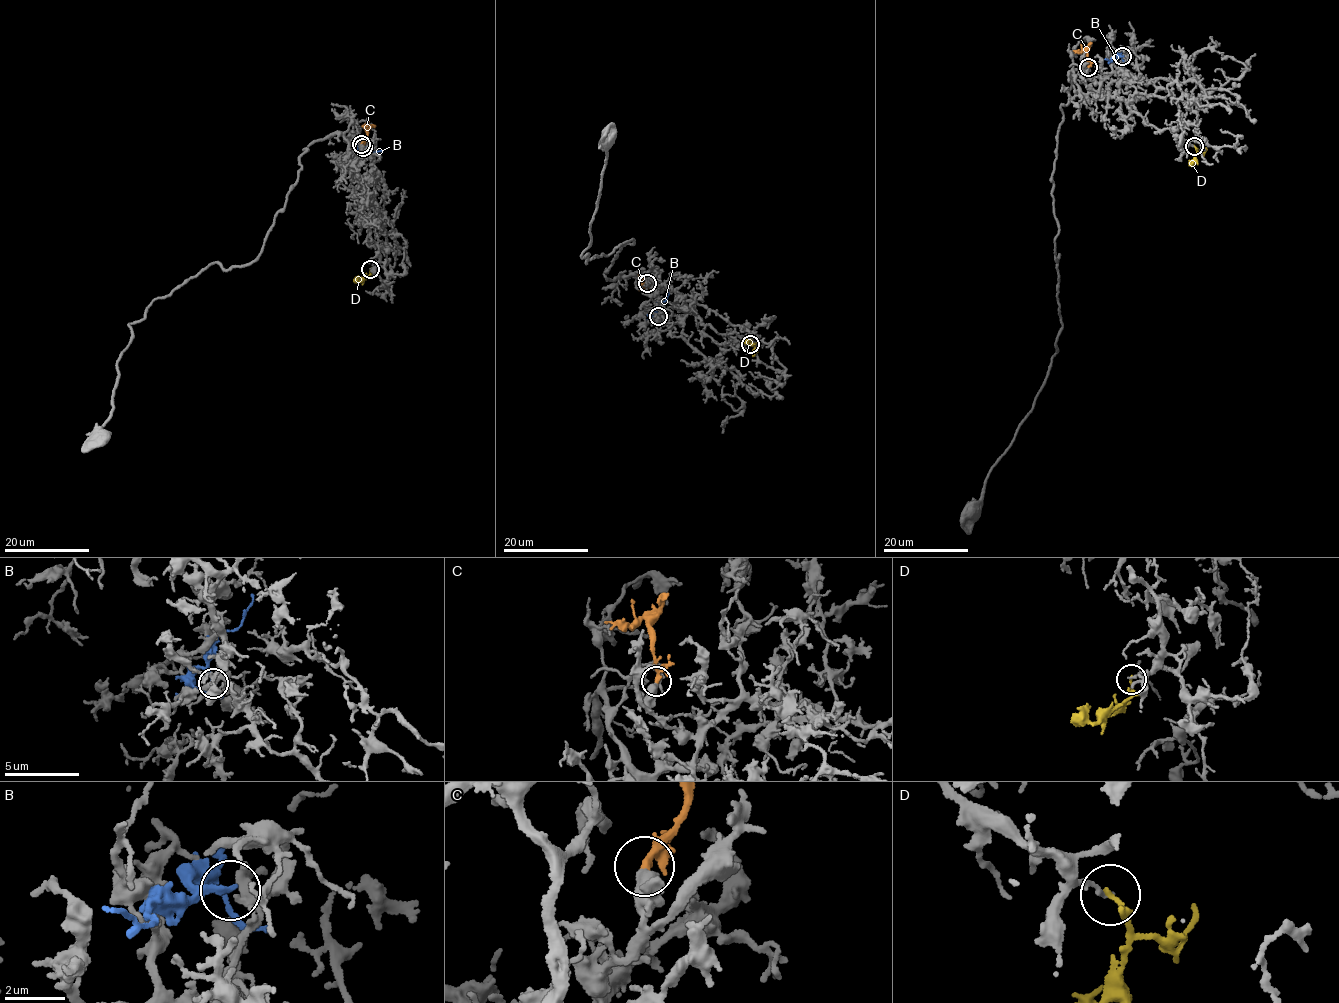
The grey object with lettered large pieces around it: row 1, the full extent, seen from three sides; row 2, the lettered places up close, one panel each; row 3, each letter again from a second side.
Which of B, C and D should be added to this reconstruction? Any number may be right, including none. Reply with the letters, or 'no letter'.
C

